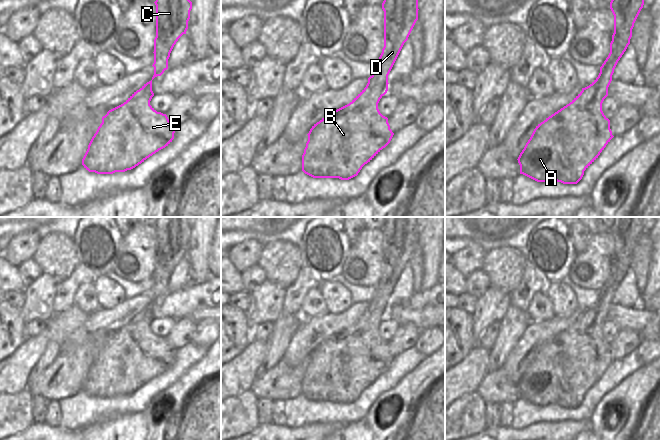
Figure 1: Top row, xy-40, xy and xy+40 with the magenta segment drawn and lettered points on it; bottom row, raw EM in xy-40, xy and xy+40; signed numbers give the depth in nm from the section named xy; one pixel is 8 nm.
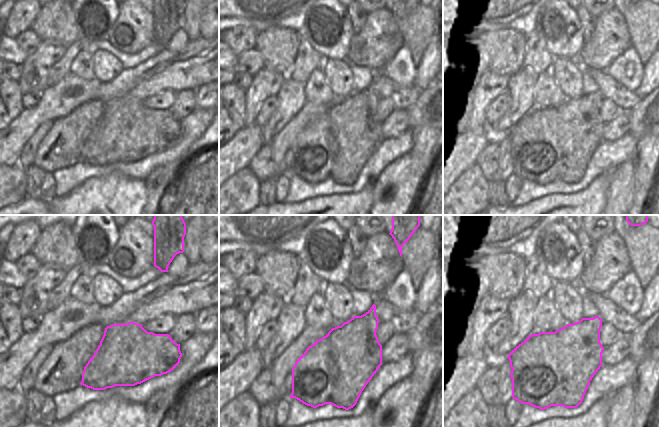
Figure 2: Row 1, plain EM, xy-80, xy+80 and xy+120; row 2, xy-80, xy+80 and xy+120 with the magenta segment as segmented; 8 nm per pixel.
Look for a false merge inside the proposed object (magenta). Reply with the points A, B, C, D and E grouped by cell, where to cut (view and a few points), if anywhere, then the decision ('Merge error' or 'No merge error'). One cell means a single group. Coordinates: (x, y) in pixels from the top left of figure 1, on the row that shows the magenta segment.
Groups: A B C D E. No split. No merge error

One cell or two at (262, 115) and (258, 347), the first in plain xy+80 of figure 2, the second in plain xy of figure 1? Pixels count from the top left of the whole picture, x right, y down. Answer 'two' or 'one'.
two

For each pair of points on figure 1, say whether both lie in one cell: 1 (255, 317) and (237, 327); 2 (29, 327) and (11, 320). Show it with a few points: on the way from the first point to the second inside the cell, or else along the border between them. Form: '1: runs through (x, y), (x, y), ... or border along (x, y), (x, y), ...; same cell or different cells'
1: border along (245, 312), (247, 326), (251, 334); different cells
2: border along (24, 323), (24, 335), (26, 337); different cells

